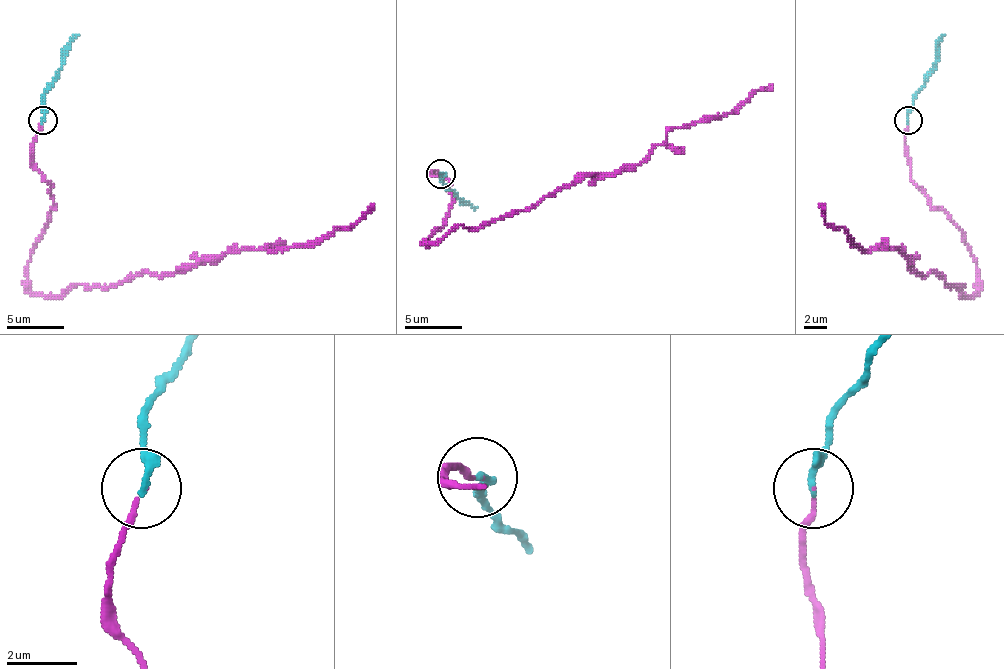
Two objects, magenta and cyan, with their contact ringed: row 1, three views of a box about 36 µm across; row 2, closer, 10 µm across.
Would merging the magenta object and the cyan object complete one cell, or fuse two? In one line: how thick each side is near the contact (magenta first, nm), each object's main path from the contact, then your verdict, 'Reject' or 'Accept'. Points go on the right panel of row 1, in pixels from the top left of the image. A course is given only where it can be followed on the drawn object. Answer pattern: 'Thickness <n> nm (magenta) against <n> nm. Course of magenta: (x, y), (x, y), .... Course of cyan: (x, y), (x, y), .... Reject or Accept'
Thickness 90 nm (magenta) against 240 nm. Course of magenta: (907, 121), (916, 187), (976, 264), (973, 295), (922, 275), (896, 249), (865, 249), (830, 227), (819, 204). Course of cyan: (907, 121), (916, 92), (936, 61), (942, 35). Accept

